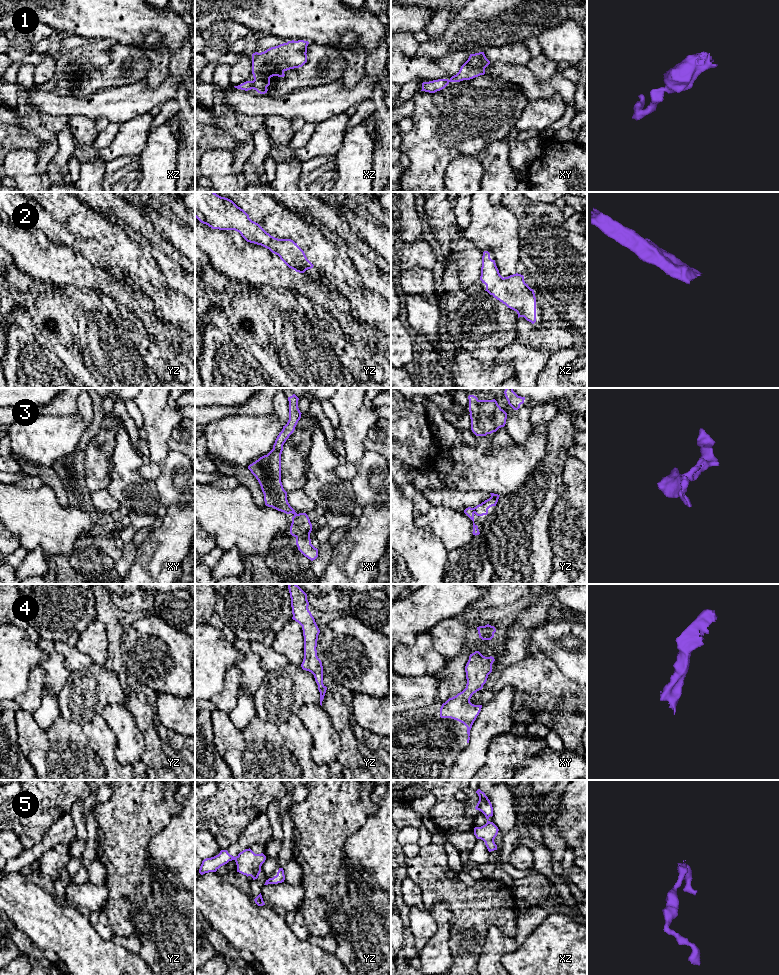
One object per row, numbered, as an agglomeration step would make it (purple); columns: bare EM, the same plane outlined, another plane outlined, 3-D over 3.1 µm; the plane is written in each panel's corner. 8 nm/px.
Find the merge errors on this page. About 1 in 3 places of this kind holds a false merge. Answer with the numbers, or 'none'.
5

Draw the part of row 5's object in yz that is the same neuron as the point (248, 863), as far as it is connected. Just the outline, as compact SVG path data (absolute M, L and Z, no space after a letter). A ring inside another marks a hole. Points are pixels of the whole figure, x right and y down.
M250 848L245 849L238 854L235 859L237 865L237 872L248 876L251 876L253 880L257 879L261 866L265 862L266 856L261 854L255 854Z

